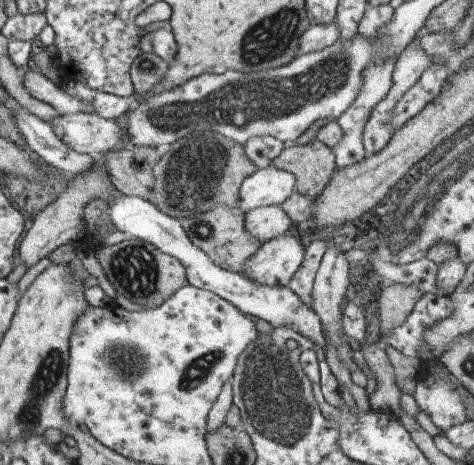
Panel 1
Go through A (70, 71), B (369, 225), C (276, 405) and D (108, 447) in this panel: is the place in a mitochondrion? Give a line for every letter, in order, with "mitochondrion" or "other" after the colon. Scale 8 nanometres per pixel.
A: other
B: other
C: mitochondrion
D: other

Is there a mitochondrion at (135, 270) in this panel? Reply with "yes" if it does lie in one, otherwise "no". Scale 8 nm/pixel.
yes

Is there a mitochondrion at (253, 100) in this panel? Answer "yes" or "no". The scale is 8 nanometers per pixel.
yes

